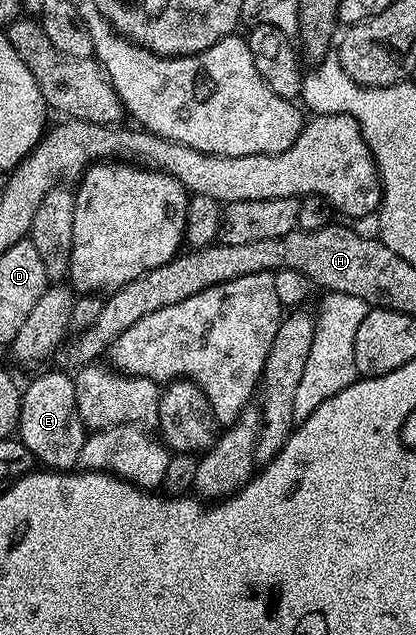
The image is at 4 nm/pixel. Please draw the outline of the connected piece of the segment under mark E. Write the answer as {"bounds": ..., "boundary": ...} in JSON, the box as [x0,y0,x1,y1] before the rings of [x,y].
{"bounds":[17,370,89,472],"boundary":[[[59,370],[39,374],[28,386],[22,387],[17,438],[36,463],[55,472],[71,472],[79,465],[81,444],[85,444],[89,431],[77,408],[75,379]]]}

